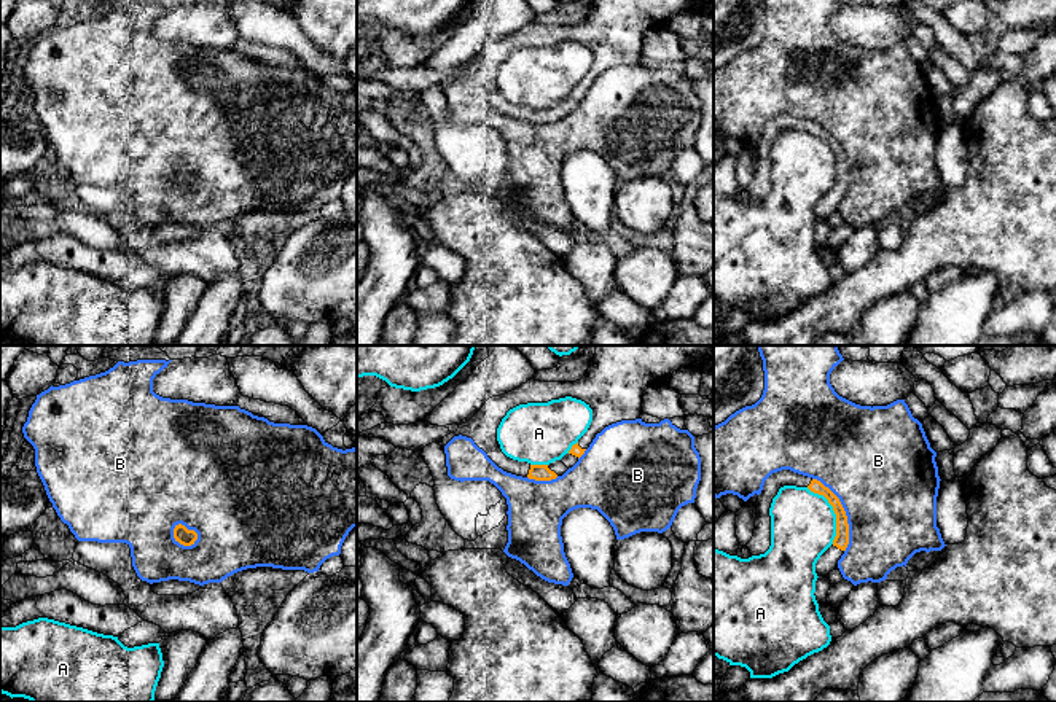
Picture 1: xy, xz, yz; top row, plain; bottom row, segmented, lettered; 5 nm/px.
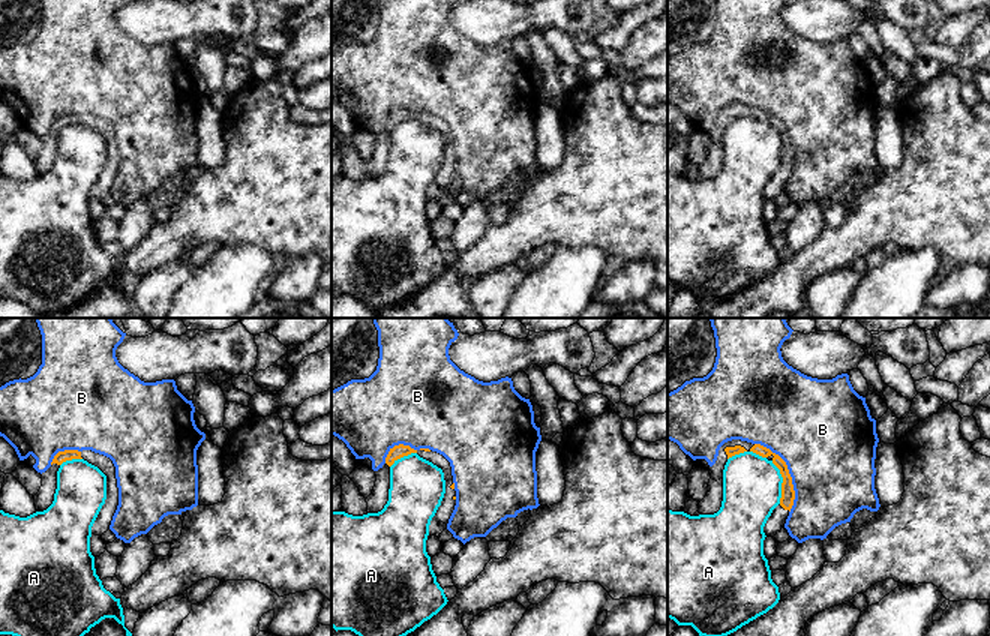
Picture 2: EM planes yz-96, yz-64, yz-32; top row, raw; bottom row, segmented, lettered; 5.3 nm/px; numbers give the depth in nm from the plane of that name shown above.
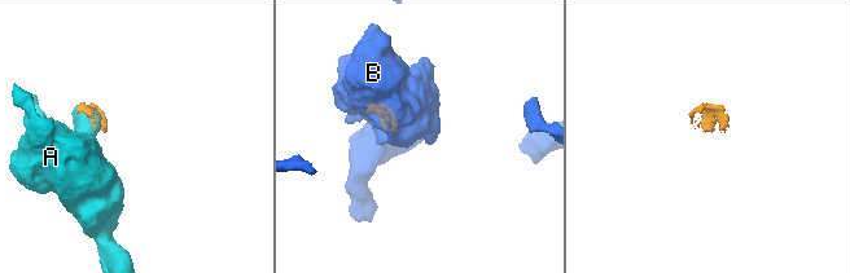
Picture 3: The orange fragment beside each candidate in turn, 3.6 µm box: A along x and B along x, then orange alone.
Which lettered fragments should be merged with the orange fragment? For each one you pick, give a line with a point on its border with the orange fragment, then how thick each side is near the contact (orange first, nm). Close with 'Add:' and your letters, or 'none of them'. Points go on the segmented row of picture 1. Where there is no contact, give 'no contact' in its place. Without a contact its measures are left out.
Add: none of them

